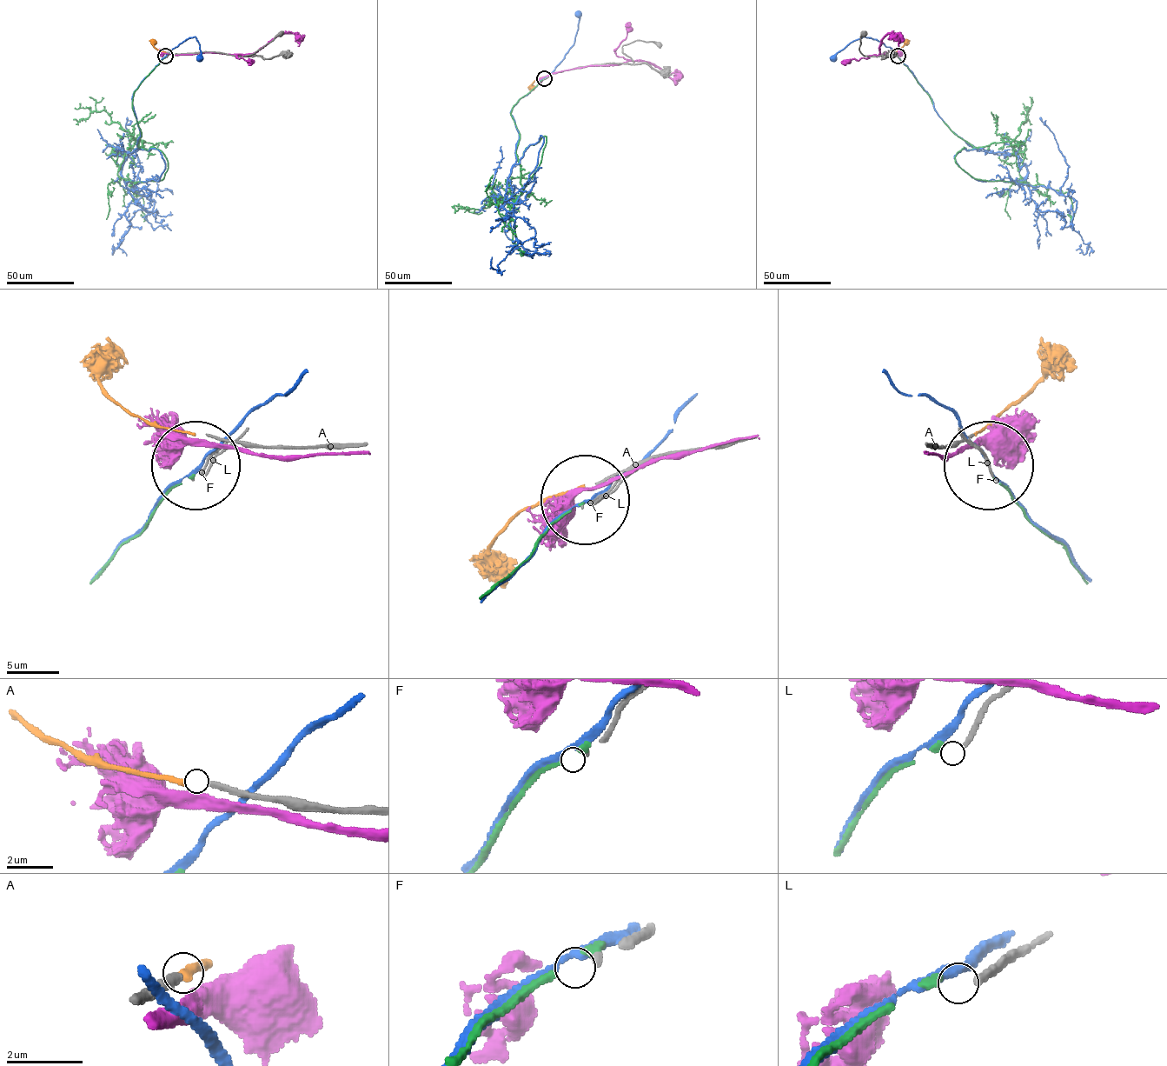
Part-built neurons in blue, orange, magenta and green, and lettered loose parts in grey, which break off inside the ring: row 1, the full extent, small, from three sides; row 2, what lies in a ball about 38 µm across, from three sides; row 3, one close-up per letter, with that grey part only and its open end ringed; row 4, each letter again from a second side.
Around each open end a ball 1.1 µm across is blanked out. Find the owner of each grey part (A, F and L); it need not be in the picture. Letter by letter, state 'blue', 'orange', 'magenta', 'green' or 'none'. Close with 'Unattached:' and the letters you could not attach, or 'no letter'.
A: orange
F: none
L: none
Unattached: F, L

